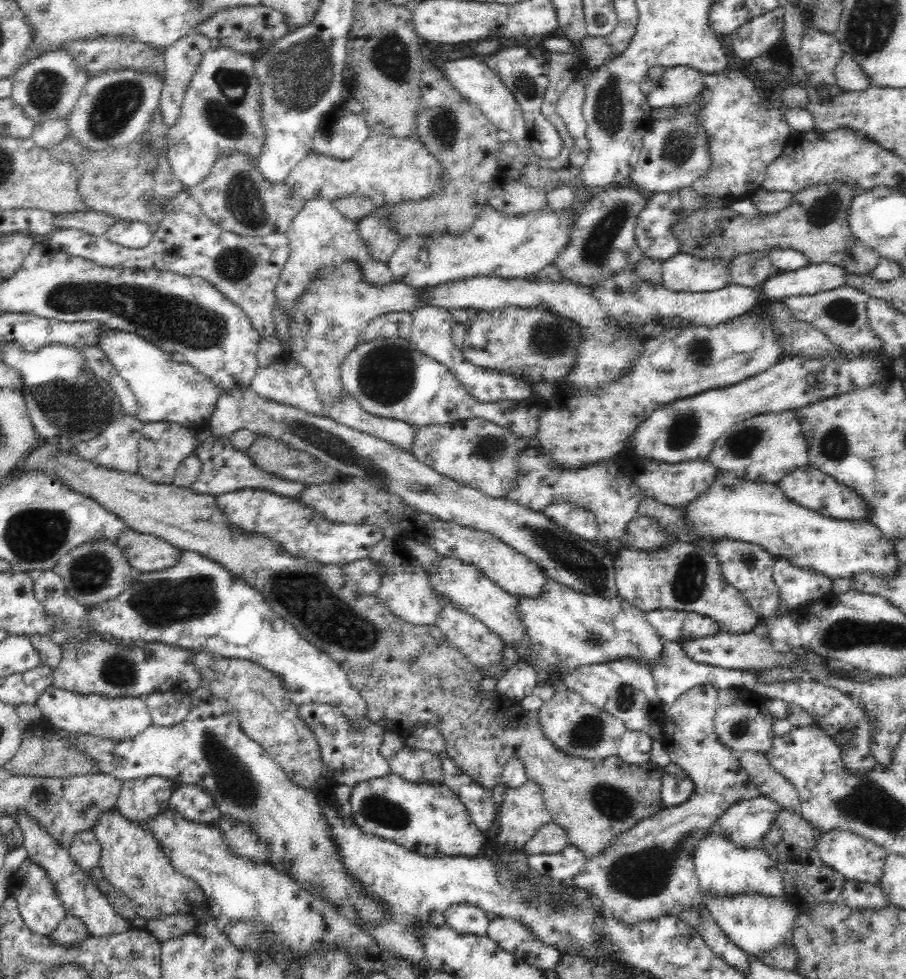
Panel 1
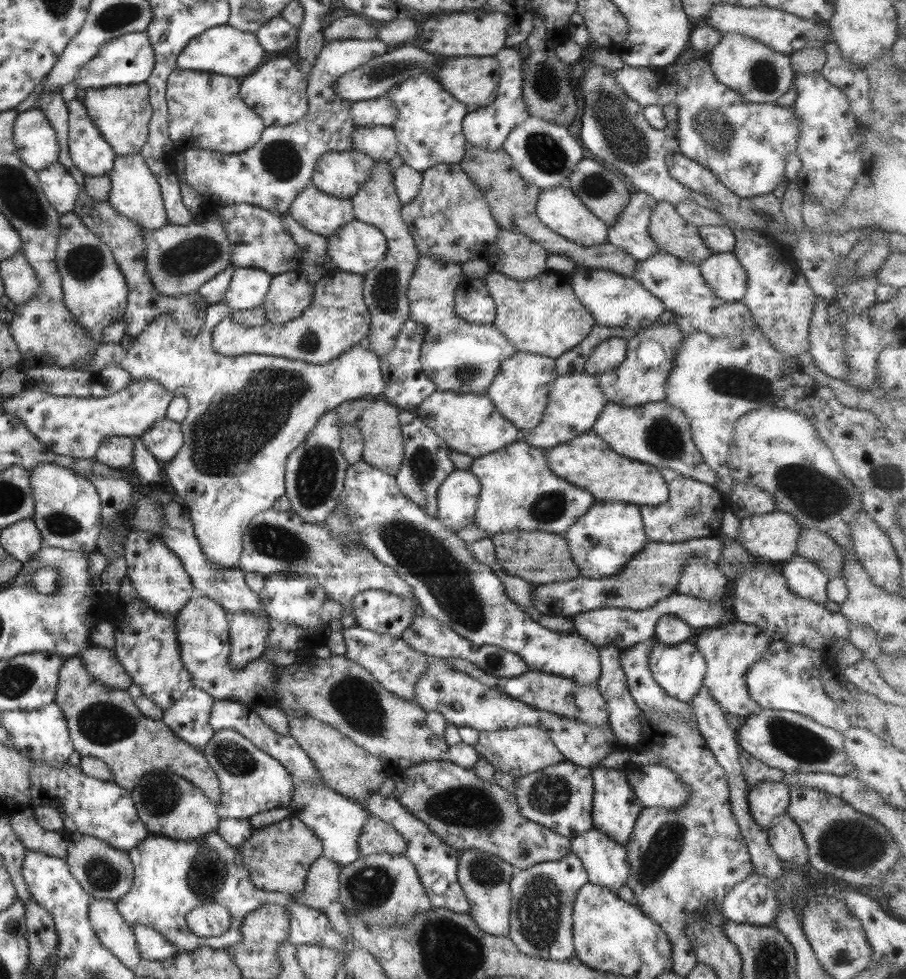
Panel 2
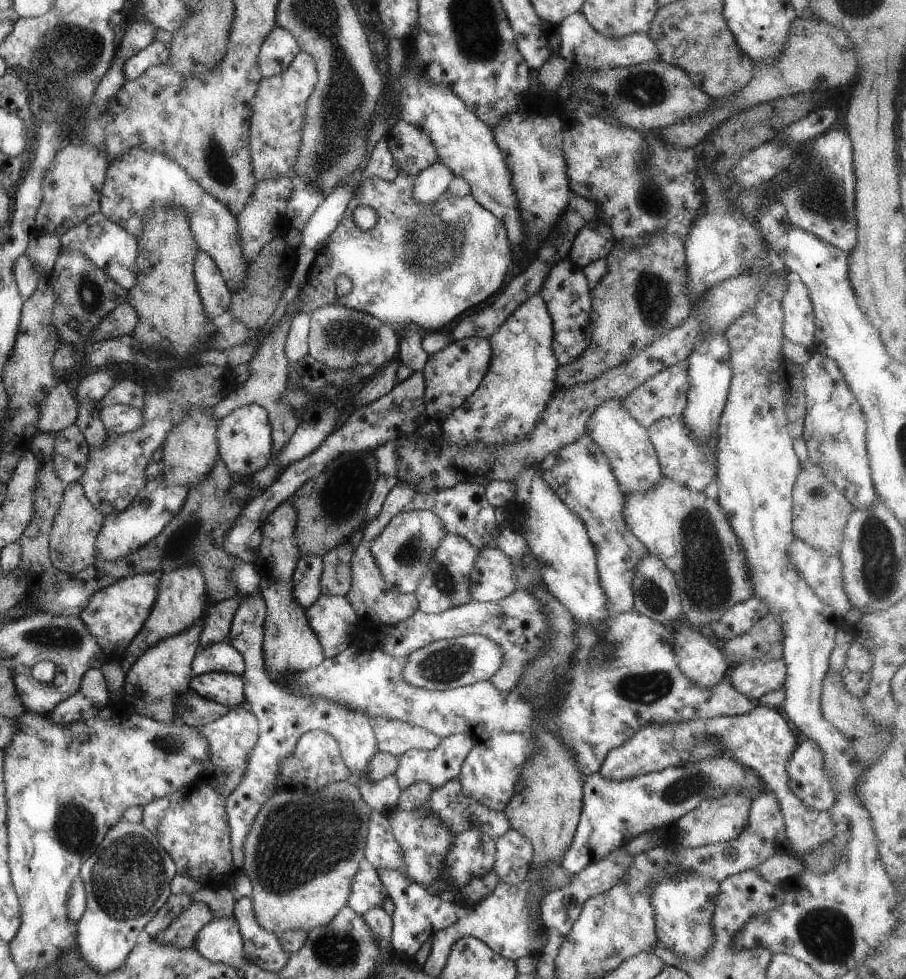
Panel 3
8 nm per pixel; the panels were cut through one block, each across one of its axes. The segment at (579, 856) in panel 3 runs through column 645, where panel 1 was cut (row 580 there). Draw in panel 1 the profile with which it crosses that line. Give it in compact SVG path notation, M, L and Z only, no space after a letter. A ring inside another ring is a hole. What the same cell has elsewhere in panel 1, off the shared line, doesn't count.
M775 558L772 577L777 588L777 602L779 602L779 605L775 608L776 617L786 616L791 611L801 607L822 602L822 598L826 600L827 595L831 594L830 579L818 572L799 568L798 565L792 564L791 561Z

